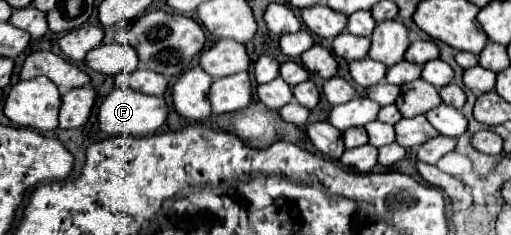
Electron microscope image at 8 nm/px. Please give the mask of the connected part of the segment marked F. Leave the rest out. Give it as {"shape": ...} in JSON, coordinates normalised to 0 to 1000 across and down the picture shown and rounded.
{"shape":[[[225,374],[213,409],[202,417],[198,451],[194,451],[194,545],[198,562],[213,570],[213,579],[233,579],[233,570],[252,570],[252,579],[288,579],[307,562],[327,502],[327,443],[319,417],[307,409],[288,409],[288,400],[272,400],[264,383],[241,383],[241,374]]]}

